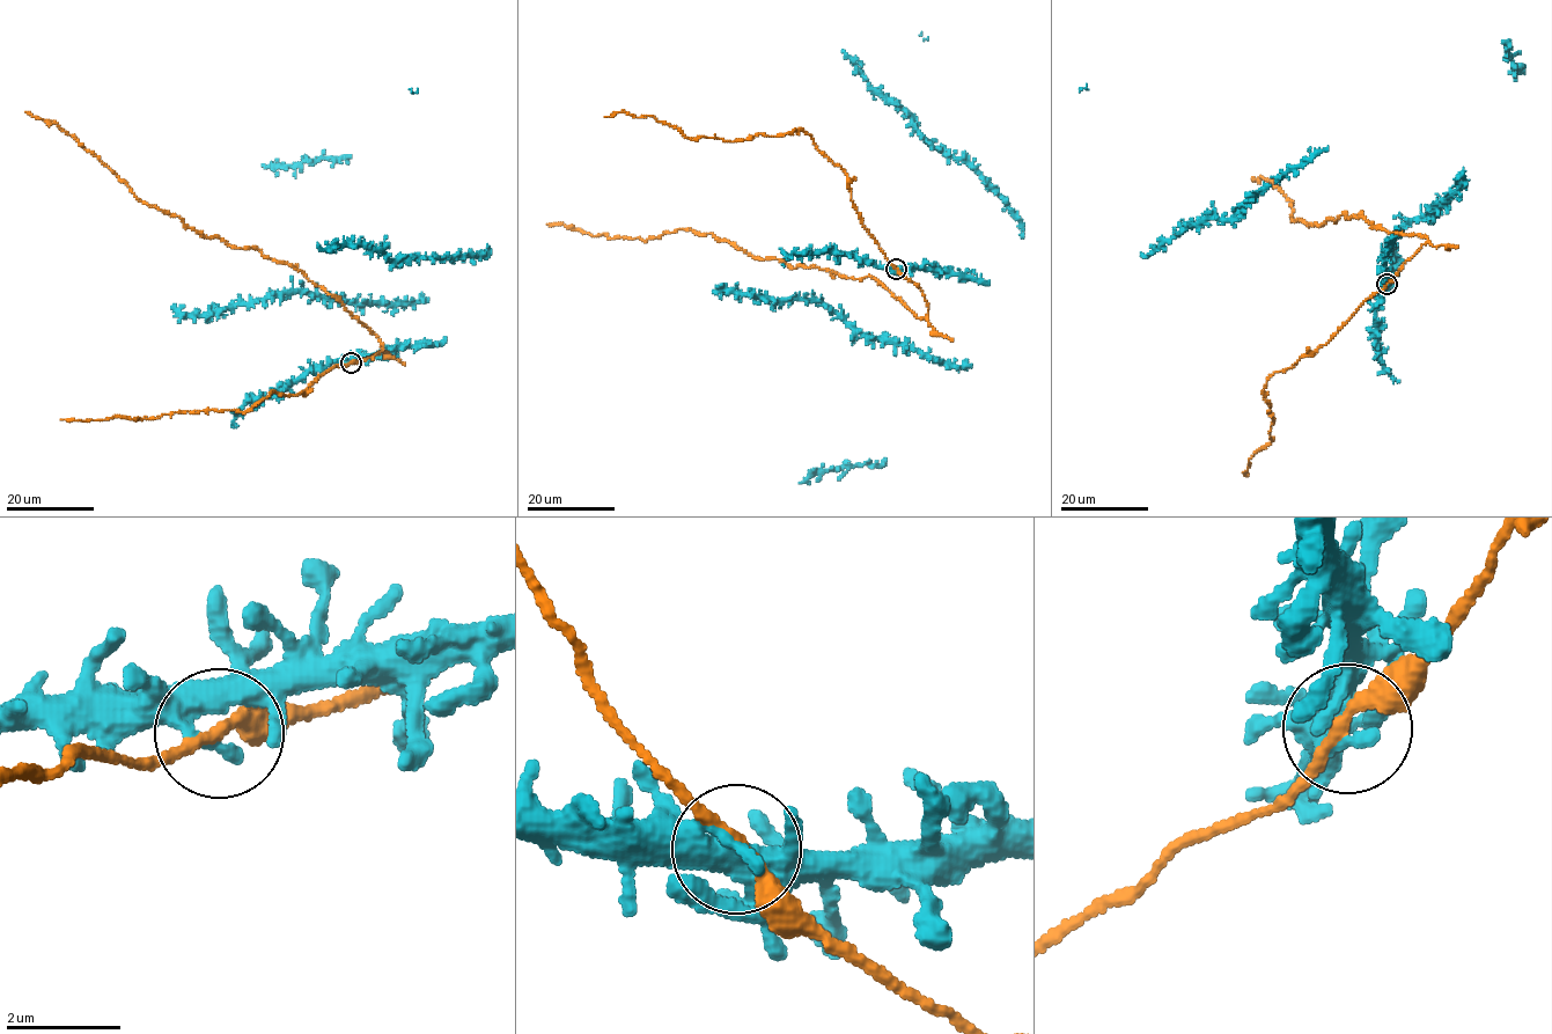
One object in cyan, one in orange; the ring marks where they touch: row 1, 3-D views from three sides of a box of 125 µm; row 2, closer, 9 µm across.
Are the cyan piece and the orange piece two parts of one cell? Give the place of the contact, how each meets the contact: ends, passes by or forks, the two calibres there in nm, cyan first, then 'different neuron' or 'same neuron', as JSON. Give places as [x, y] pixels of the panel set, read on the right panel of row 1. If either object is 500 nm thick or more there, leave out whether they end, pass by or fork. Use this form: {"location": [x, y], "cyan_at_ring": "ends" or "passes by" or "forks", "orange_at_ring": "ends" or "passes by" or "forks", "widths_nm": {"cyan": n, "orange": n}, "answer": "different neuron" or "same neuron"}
{"location": [1387, 284], "cyan_at_ring": "ends", "orange_at_ring": "passes by", "widths_nm": {"cyan": 260, "orange": 220}, "answer": "same neuron"}

